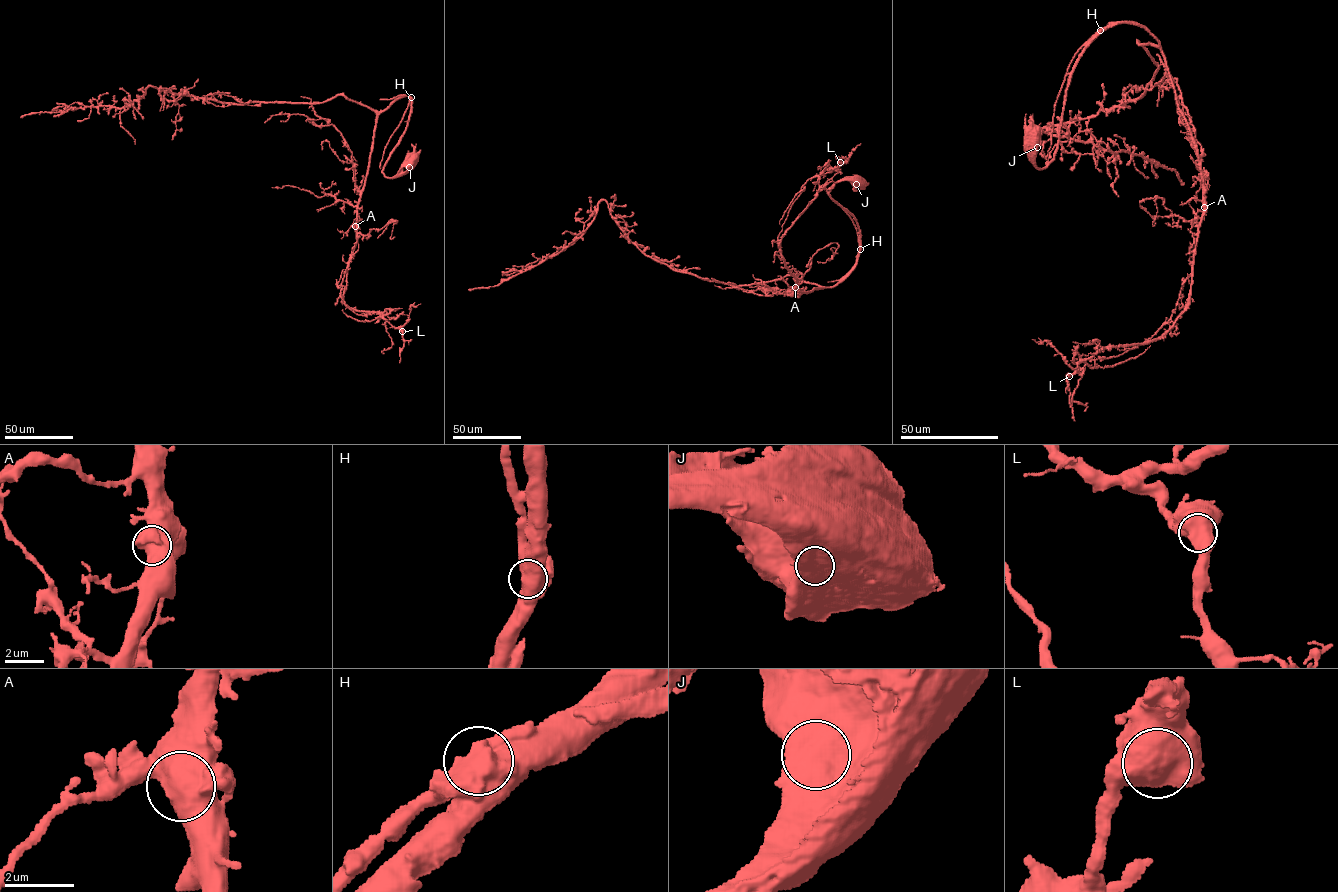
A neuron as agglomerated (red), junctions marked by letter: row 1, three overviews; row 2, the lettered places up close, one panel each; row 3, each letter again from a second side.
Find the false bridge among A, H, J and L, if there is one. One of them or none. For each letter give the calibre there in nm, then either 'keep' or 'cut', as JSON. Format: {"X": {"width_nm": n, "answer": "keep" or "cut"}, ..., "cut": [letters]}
{"A": {"width_nm": 950, "answer": "keep"}, "H": {"width_nm": 1000, "answer": "cut"}, "J": {"width_nm": 1050, "answer": "keep"}, "L": {"width_nm": 900, "answer": "keep"}, "cut": ["H"]}

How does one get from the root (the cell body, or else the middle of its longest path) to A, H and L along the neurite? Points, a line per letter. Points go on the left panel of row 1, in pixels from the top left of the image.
A: (412, 157), (395, 176), (382, 171), (407, 124), (411, 99), (406, 95), (378, 116), (355, 226)
H: (412, 157), (395, 176), (388, 178), (382, 171), (405, 128), (411, 97)
L: (412, 157), (395, 176), (382, 171), (407, 124), (406, 95), (378, 116), (343, 302), (379, 312), (402, 331)

